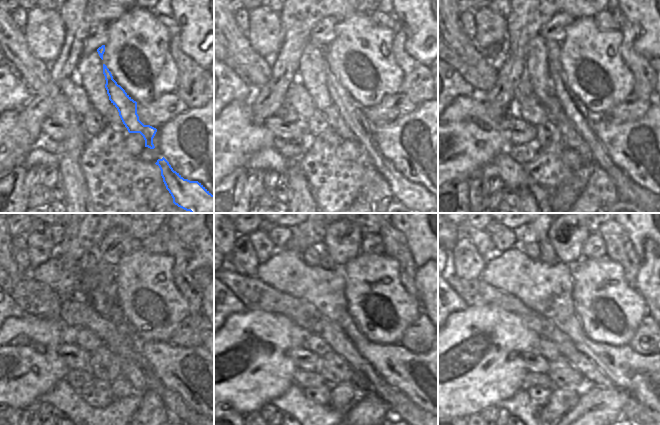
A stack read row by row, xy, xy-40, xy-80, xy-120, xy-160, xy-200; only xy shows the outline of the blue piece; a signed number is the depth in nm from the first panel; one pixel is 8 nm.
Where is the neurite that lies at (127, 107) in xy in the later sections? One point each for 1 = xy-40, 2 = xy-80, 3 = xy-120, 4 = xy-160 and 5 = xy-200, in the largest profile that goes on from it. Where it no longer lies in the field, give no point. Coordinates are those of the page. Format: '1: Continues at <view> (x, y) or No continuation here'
1: Continues at xy-40 (406, 192)
2: Continues at xy-80 (583, 120)
3: Continues at xy-120 (107, 283)
4: Continues at xy-160 (325, 260)
5: Continues at xy-200 (548, 255)

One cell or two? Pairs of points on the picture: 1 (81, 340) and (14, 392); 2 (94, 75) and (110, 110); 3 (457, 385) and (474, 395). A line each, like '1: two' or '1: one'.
1: two
2: one
3: one

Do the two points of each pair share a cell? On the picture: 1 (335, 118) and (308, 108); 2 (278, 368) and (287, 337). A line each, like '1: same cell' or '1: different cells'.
1: different cells
2: same cell

